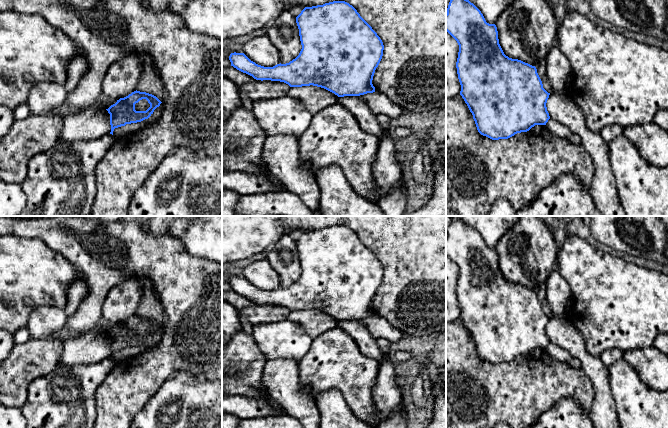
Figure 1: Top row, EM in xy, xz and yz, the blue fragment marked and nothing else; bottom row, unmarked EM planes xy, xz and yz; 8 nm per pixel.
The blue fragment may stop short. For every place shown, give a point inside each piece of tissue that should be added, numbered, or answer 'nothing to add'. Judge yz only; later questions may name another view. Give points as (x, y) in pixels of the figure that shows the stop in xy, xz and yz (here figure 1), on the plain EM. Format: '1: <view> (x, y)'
nothing to add

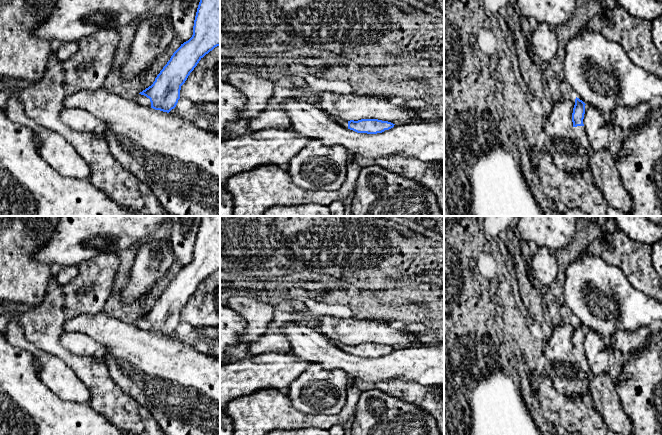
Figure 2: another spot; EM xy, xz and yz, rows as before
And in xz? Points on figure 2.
1: xz (341, 346)

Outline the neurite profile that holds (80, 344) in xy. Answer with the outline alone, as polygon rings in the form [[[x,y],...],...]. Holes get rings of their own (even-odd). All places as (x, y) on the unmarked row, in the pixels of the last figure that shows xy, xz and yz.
[[[62,331],[59,340],[64,348],[79,356],[95,355],[103,348],[102,344],[79,332]]]

